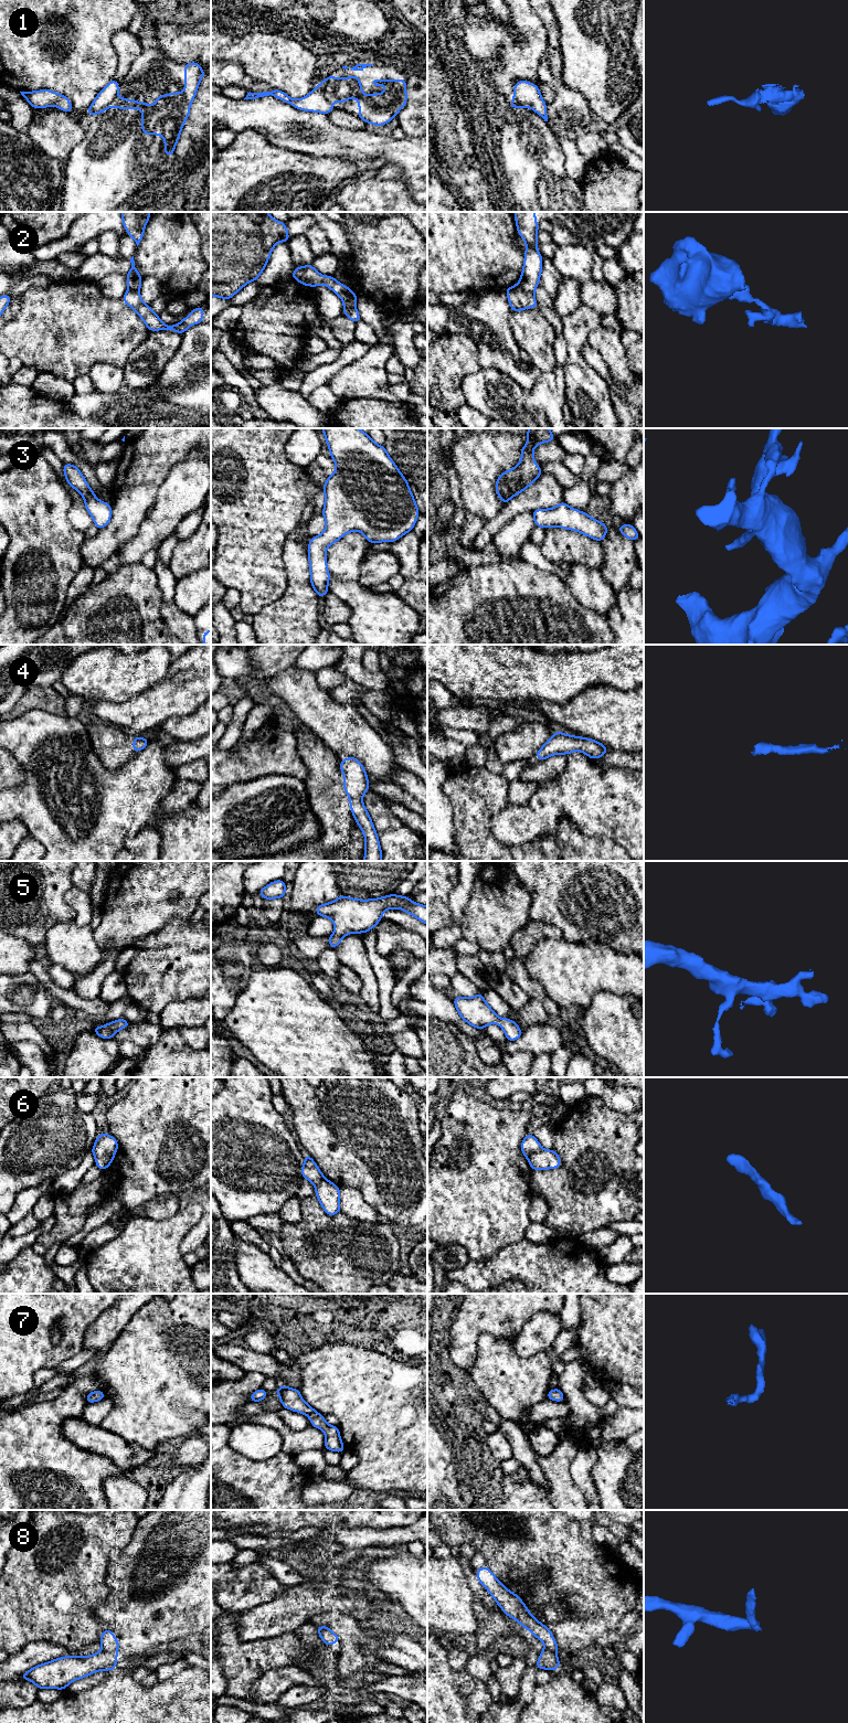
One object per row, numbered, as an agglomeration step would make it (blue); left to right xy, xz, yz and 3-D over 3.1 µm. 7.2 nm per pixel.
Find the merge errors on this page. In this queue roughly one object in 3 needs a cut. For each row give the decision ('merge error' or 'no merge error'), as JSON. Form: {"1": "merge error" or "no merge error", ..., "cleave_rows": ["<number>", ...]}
{"1": "merge error", "2": "merge error", "3": "no merge error", "4": "no merge error", "5": "no merge error", "6": "merge error", "7": "no merge error", "8": "merge error", "cleave_rows": ["1", "2", "6", "8"]}

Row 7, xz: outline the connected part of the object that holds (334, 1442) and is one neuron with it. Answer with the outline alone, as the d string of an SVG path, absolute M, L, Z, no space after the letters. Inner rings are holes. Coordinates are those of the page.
M280 1385L276 1395L279 1396L283 1407L307 1415L311 1426L325 1432L325 1449L343 1453L346 1450L340 1438L339 1427L329 1425L322 1415L309 1406L301 1397L300 1391Z

